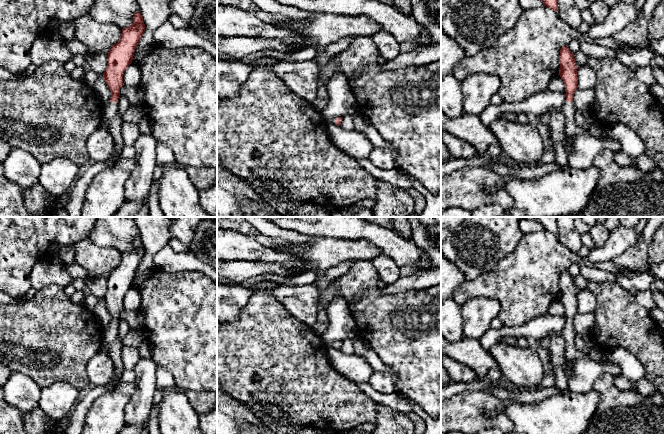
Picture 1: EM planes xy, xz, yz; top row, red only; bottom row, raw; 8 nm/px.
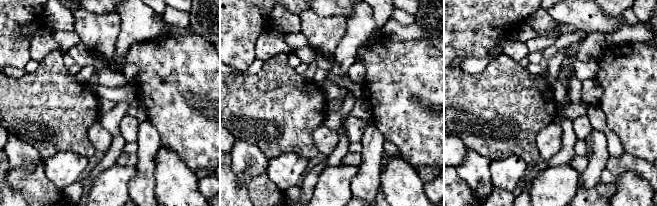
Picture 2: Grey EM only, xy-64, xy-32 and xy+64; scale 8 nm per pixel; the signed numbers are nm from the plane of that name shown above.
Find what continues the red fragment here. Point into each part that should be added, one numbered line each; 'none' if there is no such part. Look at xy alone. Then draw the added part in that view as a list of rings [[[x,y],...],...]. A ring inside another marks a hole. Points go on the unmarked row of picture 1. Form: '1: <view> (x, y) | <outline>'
1: xy (110, 334) | [[[108,325],[103,330],[102,338],[103,343],[109,349],[109,356],[111,357],[114,364],[114,377],[118,380],[118,382],[120,382],[121,375],[125,369],[121,358],[123,345],[118,338],[118,327]]]

